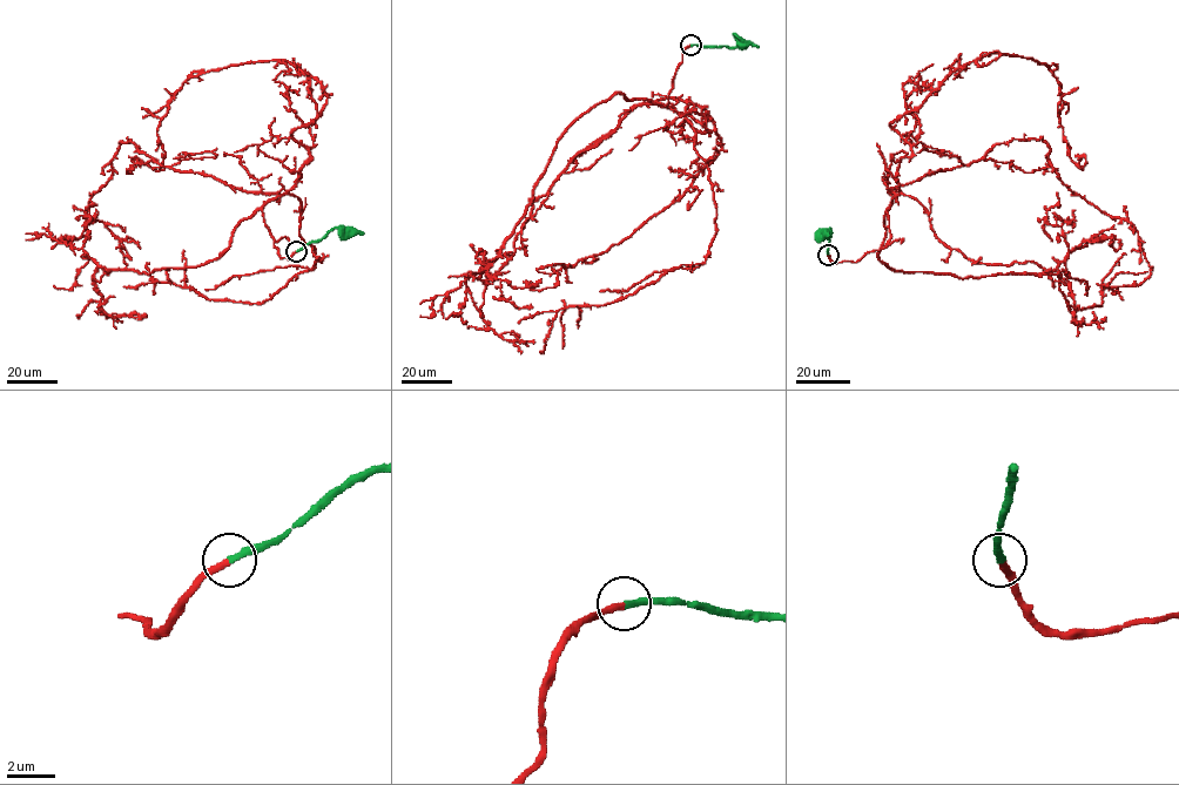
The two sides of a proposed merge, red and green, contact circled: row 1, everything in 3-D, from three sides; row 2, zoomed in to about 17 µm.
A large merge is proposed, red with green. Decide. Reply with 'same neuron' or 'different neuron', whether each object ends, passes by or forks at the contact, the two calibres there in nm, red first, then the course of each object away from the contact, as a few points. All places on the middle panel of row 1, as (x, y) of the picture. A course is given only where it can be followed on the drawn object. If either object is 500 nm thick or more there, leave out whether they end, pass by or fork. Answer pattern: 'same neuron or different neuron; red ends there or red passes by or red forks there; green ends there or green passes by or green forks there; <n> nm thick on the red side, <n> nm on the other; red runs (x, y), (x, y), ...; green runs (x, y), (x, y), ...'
same neuron; red ends there; green ends there; 280 nm thick on the red side, 280 nm on the other; red runs (691, 45), (657, 102), (703, 124), (700, 106), (722, 148), (627, 237), (531, 281); green runs (691, 45), (738, 47), (743, 42)

